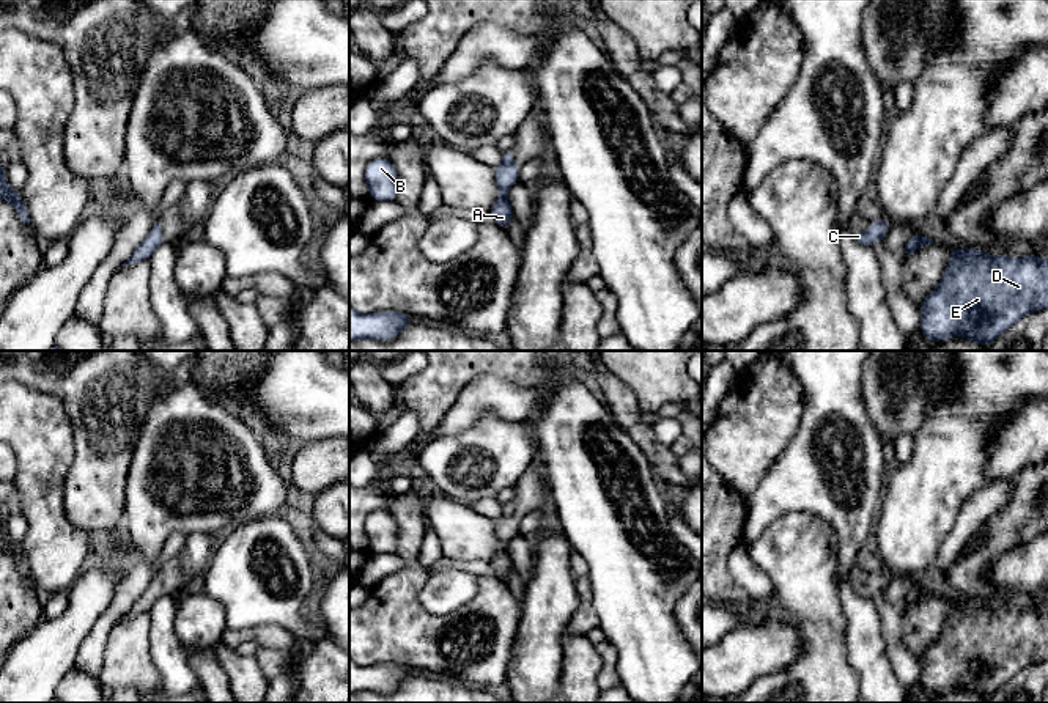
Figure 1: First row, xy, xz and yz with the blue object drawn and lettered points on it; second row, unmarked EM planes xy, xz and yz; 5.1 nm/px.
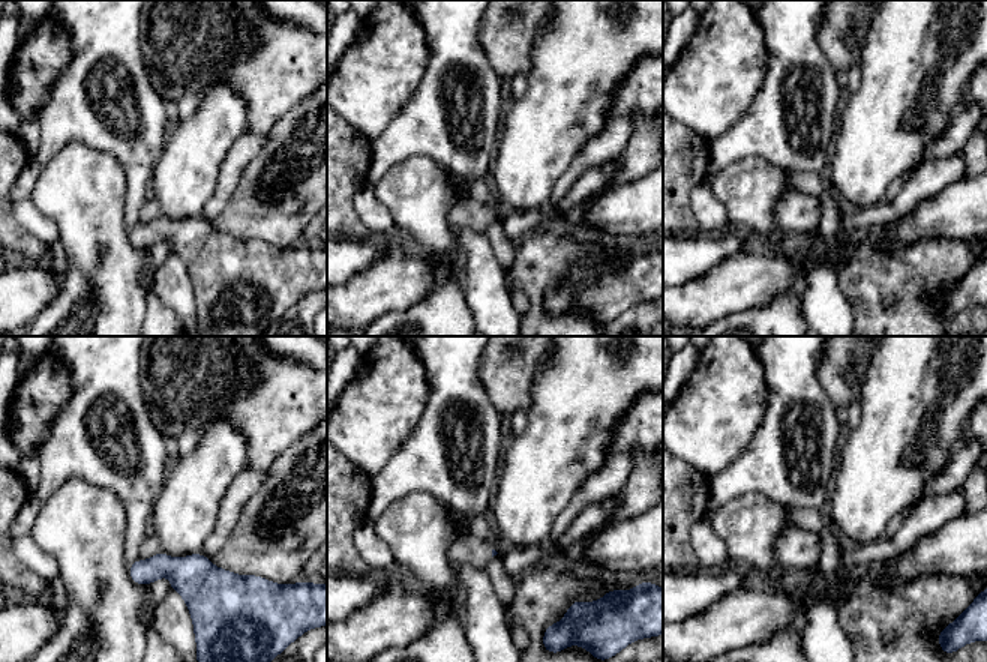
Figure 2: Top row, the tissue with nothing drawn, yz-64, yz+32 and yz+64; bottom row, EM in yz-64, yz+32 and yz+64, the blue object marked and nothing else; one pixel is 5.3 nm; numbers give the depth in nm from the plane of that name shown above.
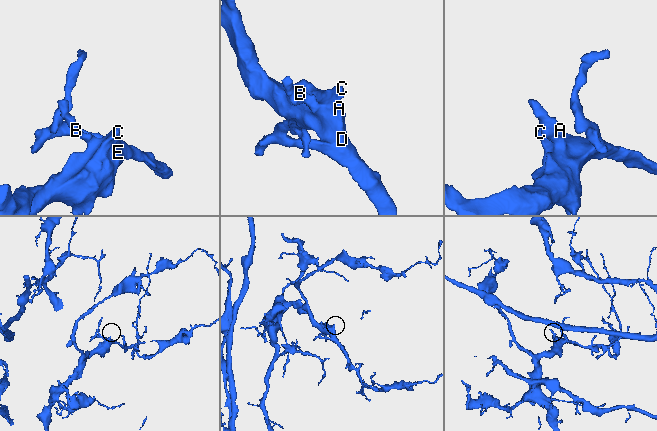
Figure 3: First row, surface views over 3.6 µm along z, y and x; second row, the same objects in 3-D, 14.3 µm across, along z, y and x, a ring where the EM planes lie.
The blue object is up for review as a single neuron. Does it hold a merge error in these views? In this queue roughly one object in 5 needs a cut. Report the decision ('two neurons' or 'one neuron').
one neuron

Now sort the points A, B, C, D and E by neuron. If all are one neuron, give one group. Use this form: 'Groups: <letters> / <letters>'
Groups: A B C D E

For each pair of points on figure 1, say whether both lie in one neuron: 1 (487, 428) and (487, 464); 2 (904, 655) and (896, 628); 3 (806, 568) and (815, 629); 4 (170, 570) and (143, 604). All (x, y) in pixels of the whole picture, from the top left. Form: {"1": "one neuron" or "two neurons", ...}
{"1": "one neuron", "2": "one neuron", "3": "one neuron", "4": "one neuron"}

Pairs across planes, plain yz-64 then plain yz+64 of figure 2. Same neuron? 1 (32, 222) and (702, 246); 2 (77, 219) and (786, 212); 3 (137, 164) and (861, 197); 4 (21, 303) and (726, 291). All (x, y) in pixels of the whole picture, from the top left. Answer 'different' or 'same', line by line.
1: different
2: different
3: different
4: same

